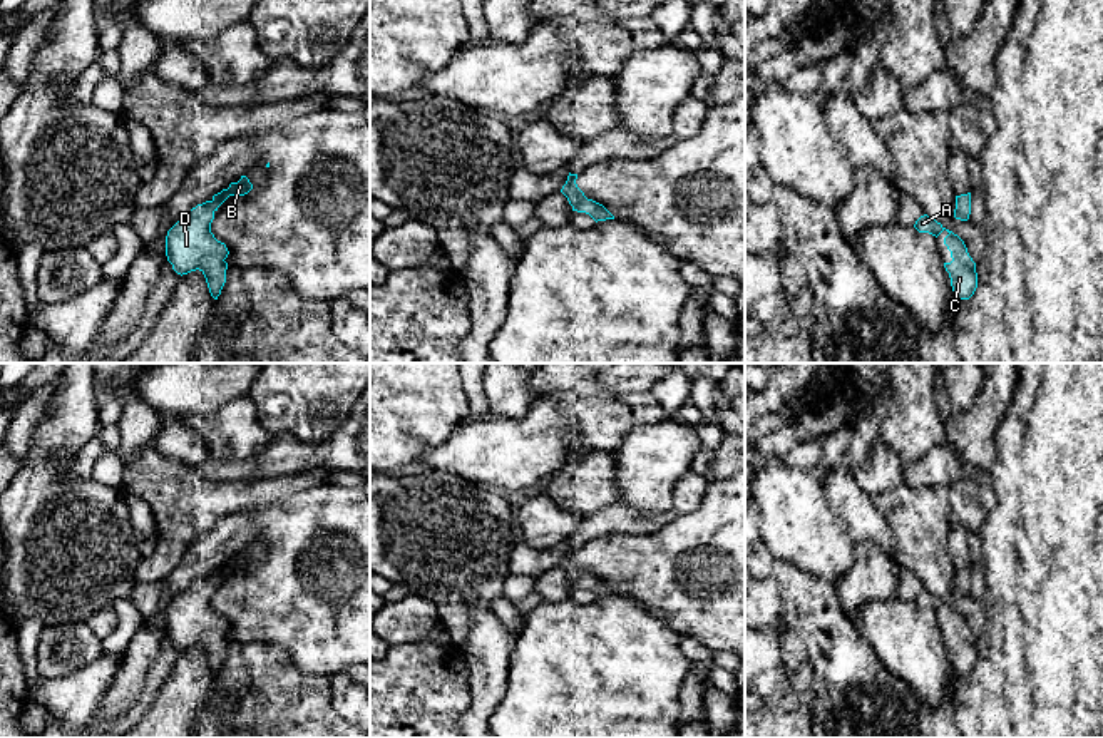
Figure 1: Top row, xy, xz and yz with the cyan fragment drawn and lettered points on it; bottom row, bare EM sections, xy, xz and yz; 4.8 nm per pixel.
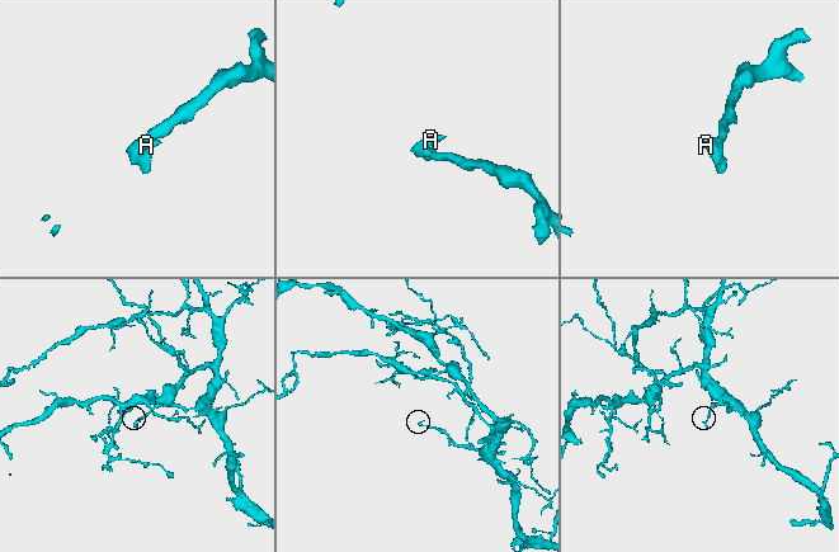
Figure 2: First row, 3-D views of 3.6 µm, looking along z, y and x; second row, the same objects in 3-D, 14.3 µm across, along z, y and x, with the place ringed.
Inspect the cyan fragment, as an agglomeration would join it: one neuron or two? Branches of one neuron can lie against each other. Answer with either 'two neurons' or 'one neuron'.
one neuron

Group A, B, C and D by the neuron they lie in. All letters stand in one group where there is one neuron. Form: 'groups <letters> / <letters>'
groups A B C D

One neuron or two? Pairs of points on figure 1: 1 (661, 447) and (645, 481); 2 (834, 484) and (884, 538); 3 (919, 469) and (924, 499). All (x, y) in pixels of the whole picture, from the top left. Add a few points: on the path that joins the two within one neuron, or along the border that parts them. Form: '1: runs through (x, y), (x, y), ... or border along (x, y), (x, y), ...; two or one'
1: runs through (660, 456), (646, 472); one
2: runs through (846, 497), (871, 524); one
3: border along (904, 482), (913, 487), (946, 486); two

